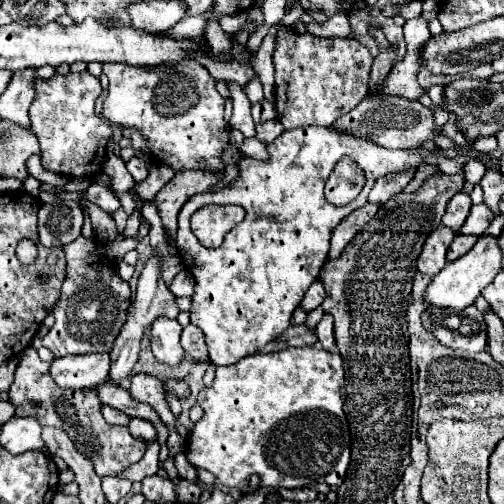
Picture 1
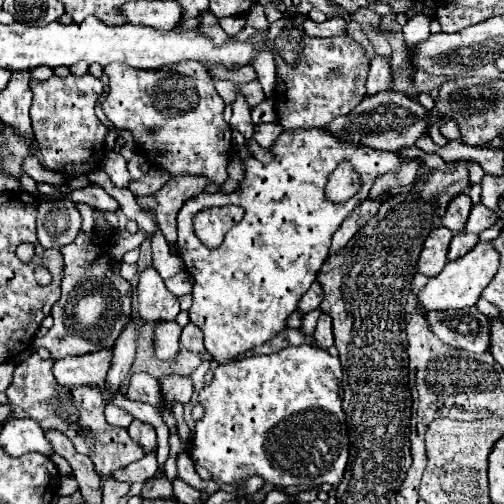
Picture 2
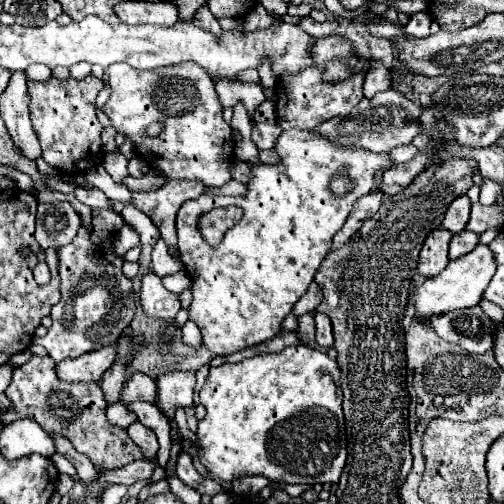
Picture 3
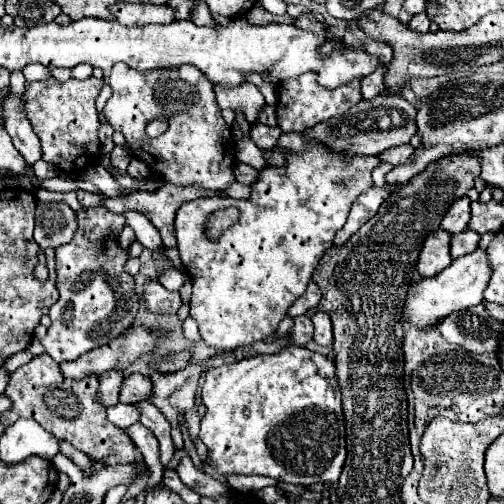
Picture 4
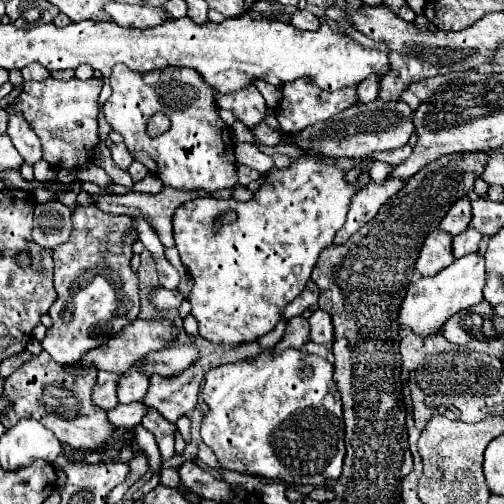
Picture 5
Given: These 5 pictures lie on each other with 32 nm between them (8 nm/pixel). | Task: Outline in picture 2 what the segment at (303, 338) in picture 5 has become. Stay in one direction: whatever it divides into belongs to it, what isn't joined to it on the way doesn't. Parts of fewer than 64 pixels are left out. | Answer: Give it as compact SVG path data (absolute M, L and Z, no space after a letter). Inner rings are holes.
M312 310L308 314L304 314L304 320L302 320L302 328L306 334L314 334L314 328L318 324L318 318L320 318L320 310Z

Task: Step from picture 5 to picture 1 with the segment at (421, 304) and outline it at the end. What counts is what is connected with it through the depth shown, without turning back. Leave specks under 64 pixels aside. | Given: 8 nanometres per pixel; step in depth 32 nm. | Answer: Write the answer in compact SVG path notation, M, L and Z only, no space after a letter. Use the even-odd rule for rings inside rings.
M482 234L482 236L478 236L476 244L472 246L472 250L468 254L464 254L462 258L458 258L454 262L448 262L442 268L442 272L432 278L432 284L428 286L424 300L438 308L462 310L462 308L474 304L474 300L480 296L480 292L486 288L486 284L496 278L500 268L502 268L502 252L498 246L498 238Z

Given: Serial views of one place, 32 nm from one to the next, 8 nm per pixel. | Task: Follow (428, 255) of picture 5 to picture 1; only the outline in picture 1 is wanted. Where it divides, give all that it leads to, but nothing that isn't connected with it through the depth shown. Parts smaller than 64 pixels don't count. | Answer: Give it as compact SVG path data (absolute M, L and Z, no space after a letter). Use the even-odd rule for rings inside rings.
M438 226L434 232L430 232L430 236L426 238L422 252L418 256L418 270L422 274L436 276L436 272L440 272L440 268L444 268L446 250L448 250L450 242L454 240L454 236L456 236L456 232L446 226Z

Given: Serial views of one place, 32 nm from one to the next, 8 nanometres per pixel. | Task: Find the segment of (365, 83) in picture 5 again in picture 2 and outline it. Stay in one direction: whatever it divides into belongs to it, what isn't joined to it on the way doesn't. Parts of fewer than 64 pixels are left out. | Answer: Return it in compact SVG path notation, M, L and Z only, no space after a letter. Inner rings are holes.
M376 56L372 58L368 82L366 82L366 92L376 94L382 90L388 90L390 82L390 60L386 56Z

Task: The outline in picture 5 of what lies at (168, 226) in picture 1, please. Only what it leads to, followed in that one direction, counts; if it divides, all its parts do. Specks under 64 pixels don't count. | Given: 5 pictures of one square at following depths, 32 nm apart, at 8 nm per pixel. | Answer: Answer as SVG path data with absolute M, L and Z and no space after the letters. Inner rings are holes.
M164 186L158 194L142 194L142 192L126 192L126 194L100 194L96 198L96 206L110 214L134 214L146 218L148 224L158 232L162 244L166 248L174 246L174 230L172 216L176 208L188 200L204 196L204 192L184 192L178 188Z

